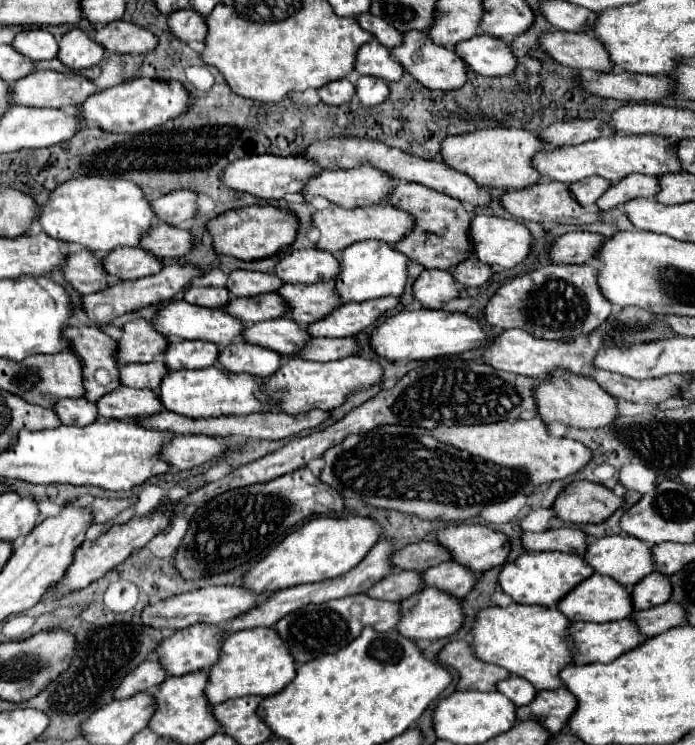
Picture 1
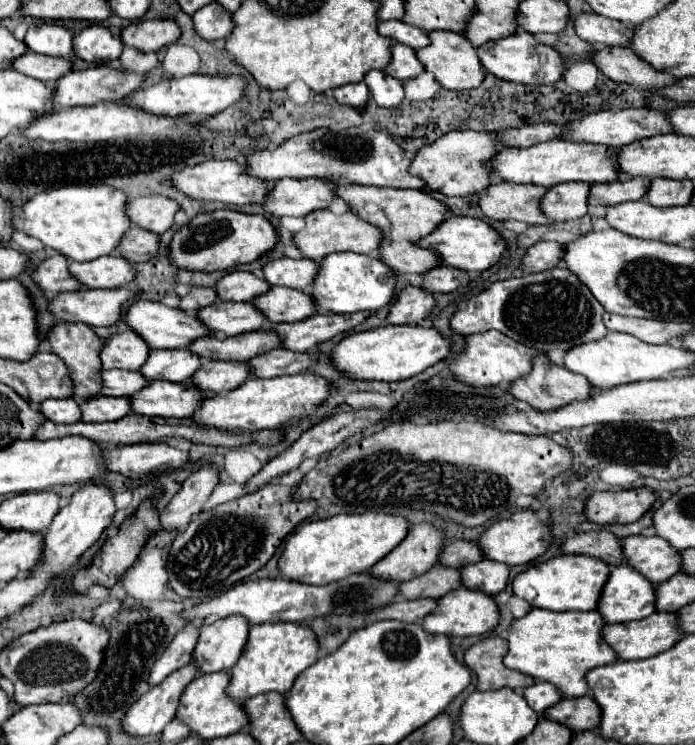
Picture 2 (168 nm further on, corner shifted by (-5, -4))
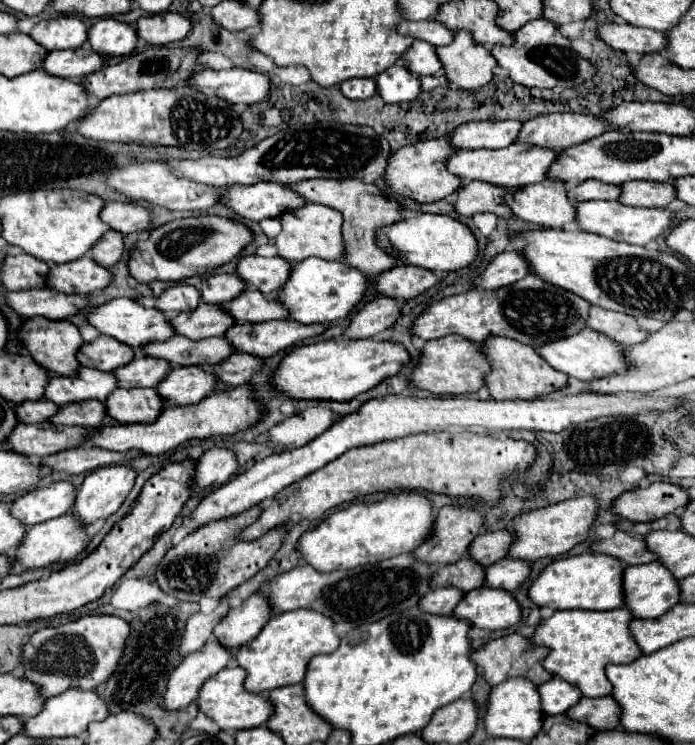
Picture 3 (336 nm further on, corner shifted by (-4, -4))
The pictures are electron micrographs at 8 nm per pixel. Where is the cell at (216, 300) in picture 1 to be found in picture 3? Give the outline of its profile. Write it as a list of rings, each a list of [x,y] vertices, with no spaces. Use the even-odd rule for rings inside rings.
[[[179,284],[179,286],[171,286],[167,288],[159,298],[155,308],[161,312],[187,312],[197,308],[197,304],[201,302],[201,294],[195,286],[189,284]]]

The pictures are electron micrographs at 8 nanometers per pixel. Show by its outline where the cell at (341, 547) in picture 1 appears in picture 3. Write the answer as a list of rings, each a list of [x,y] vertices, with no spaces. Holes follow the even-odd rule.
[[[399,492],[375,504],[351,504],[333,512],[317,528],[307,530],[299,538],[297,552],[317,572],[349,570],[415,550],[431,534],[431,526],[433,512],[429,500],[417,492]]]

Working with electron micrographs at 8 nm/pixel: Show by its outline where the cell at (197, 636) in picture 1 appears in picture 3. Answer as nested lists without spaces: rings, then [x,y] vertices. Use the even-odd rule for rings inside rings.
[[[251,594],[239,608],[229,610],[229,614],[213,628],[219,644],[225,648],[239,648],[251,642],[273,616],[265,600],[263,594]]]

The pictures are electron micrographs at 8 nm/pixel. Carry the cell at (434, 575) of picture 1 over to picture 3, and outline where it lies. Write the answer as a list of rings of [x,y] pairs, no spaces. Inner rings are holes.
[[[503,558],[485,568],[485,584],[491,588],[501,588],[507,592],[517,590],[529,576],[529,564],[523,560]]]

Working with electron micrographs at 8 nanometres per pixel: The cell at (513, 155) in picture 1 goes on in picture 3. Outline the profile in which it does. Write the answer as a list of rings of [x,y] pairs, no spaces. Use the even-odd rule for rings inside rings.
[[[449,136],[431,138],[431,140],[423,140],[423,142],[405,146],[391,154],[387,170],[385,170],[385,180],[389,182],[389,186],[395,192],[409,196],[417,202],[437,202],[441,198],[447,198],[451,194],[455,194],[457,188],[461,188],[461,180],[457,180],[455,176],[449,176],[449,172],[445,172],[445,156],[449,156],[449,152],[455,152],[455,150],[457,148],[453,148],[453,144],[449,144]]]

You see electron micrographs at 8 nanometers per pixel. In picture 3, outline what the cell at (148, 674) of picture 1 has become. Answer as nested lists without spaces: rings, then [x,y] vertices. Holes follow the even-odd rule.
[[[221,600],[217,610],[211,612],[211,614],[203,614],[203,612],[197,612],[193,614],[189,620],[187,620],[187,626],[185,626],[185,632],[183,632],[183,638],[181,638],[181,644],[179,644],[179,654],[181,656],[187,656],[191,652],[197,652],[211,636],[213,636],[213,628],[215,624],[225,618],[225,614],[229,612],[229,606],[227,606],[227,600]]]

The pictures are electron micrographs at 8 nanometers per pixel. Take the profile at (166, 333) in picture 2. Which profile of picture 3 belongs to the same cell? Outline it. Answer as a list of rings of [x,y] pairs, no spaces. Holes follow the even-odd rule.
[[[117,298],[117,300],[111,300],[111,302],[95,308],[89,314],[89,322],[103,334],[117,338],[119,342],[125,342],[131,348],[139,348],[149,342],[165,342],[175,336],[173,326],[165,318],[165,314],[161,314],[157,308],[145,308],[139,302],[129,300],[129,298]]]

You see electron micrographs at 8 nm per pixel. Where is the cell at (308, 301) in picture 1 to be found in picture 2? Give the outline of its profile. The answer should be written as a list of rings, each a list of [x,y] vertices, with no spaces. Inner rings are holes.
[[[270,286],[270,290],[256,296],[252,304],[270,322],[298,322],[314,314],[314,308],[310,308],[310,296],[284,286]]]

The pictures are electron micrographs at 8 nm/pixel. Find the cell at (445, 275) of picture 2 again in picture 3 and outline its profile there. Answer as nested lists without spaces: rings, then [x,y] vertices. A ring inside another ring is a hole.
[[[399,264],[377,278],[377,290],[397,300],[415,298],[439,284],[441,278],[435,272],[425,272],[423,268],[409,268],[409,264]]]

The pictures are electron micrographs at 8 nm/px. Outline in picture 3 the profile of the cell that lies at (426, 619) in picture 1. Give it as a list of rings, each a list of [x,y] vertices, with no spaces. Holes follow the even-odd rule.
[[[489,586],[467,592],[451,614],[459,620],[469,620],[473,628],[503,630],[519,622],[521,610],[513,594]]]

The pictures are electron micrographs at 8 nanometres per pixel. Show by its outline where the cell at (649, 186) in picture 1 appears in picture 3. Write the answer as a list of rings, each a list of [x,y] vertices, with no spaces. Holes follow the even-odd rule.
[[[585,180],[569,190],[569,198],[573,202],[587,202],[587,200],[619,200],[621,186],[605,184],[599,180]]]

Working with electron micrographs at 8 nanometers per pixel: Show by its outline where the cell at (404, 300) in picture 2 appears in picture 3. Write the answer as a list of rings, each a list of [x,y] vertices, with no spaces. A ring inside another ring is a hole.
[[[379,296],[367,302],[351,320],[349,328],[345,330],[347,338],[373,338],[385,328],[393,326],[395,320],[401,316],[401,302]]]

